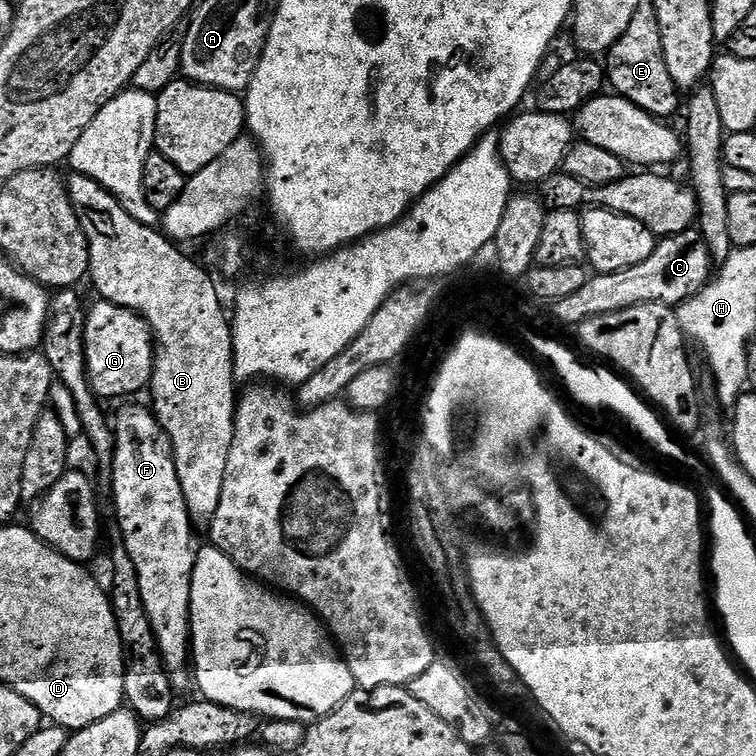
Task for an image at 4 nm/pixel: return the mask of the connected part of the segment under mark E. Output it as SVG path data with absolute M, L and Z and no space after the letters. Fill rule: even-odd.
M642 2L637 7L633 21L630 22L629 28L606 53L606 80L609 85L614 87L615 95L625 96L634 106L646 110L650 115L657 118L669 118L676 111L681 111L682 96L678 91L674 78L670 78L670 70L666 70L666 58L662 50L662 34L658 26L656 10L652 3Z

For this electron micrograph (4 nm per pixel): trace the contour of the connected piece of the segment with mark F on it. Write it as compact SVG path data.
M128 402L124 409L114 416L114 429L116 438L116 455L113 458L113 484L112 493L110 495L111 502L116 503L116 514L114 520L120 524L122 535L125 539L126 550L129 551L130 558L133 559L134 567L138 572L138 583L141 586L142 602L145 604L146 614L150 620L150 626L153 627L153 633L157 638L157 648L164 660L164 669L170 674L176 672L189 671L190 668L190 645L192 642L192 620L188 617L190 610L190 586L192 585L192 571L196 565L197 549L192 548L192 528L194 529L194 521L188 515L188 507L186 506L186 498L182 494L182 482L178 482L178 470L174 466L174 454L172 453L172 443L170 438L165 434L164 427L160 425L160 421L156 419L156 413L151 407L139 408L138 405L132 404L136 402Z

